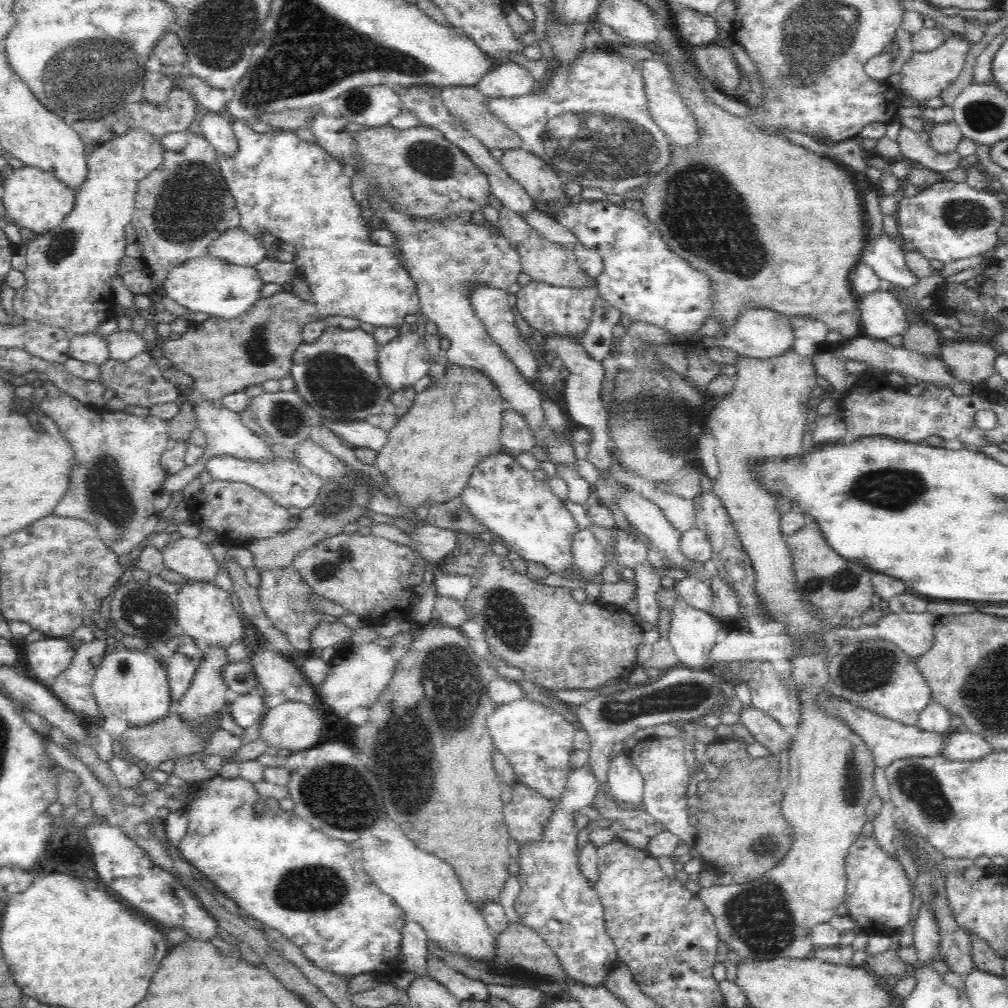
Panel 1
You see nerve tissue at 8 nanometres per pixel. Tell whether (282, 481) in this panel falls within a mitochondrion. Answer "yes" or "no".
no

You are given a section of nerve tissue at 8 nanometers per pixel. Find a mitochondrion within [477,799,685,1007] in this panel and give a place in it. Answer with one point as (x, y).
(512, 970)

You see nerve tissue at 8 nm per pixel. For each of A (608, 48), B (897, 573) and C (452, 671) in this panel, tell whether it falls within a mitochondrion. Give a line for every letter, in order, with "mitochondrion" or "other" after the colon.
A: other
B: other
C: mitochondrion

